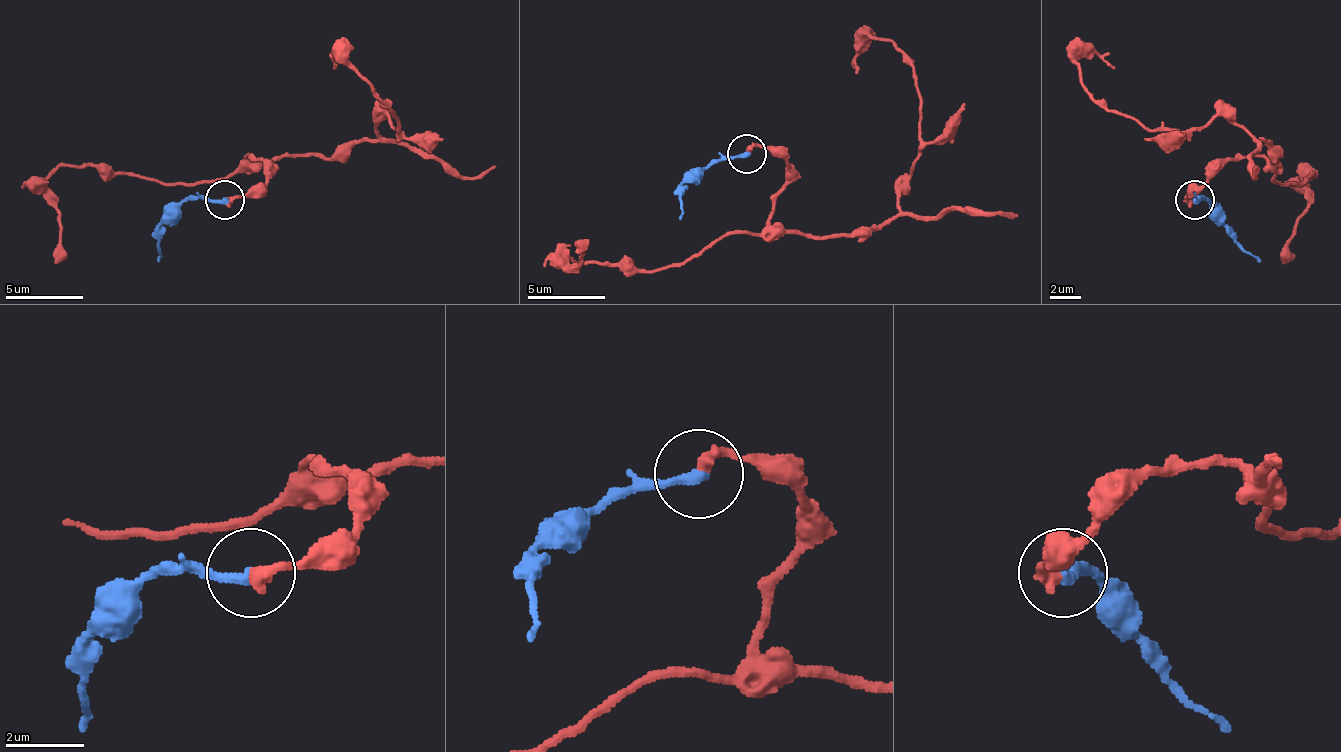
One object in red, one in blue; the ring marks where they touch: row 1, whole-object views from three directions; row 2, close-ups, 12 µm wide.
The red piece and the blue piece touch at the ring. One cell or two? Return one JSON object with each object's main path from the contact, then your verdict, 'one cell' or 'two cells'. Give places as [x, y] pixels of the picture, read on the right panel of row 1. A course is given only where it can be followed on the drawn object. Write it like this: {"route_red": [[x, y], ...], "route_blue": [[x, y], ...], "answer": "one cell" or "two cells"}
{"route_red": [[1193, 198], [1240, 155], [1279, 155], [1221, 116], [1147, 132], [1108, 112], [1076, 62], [1096, 54], [1115, 70]], "route_blue": [[1193, 198], [1201, 198], [1260, 261]], "answer": "one cell"}

